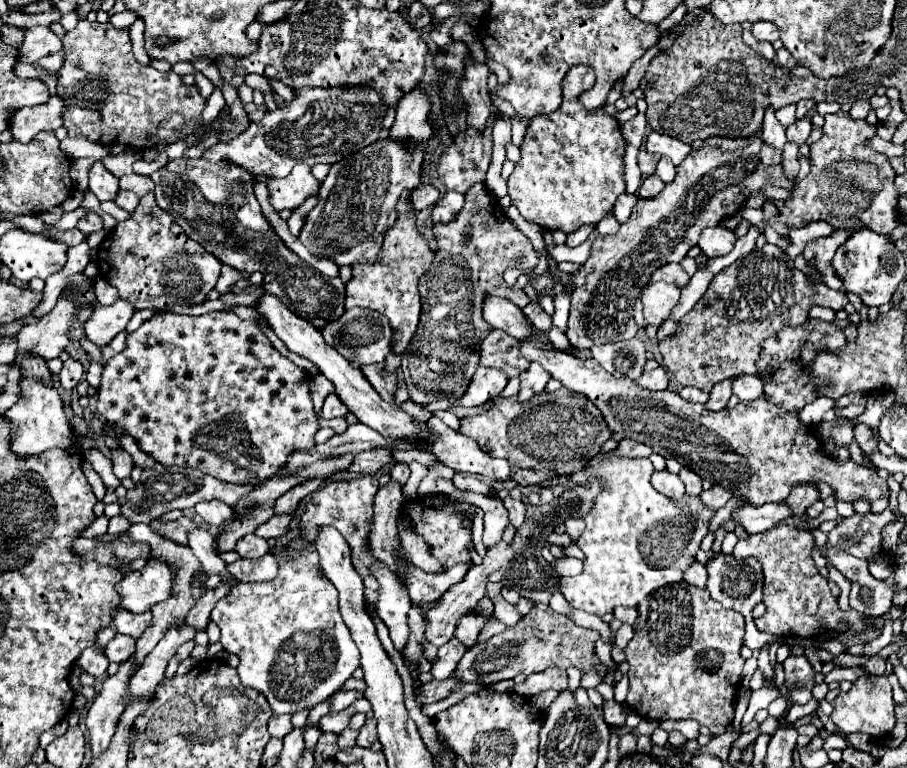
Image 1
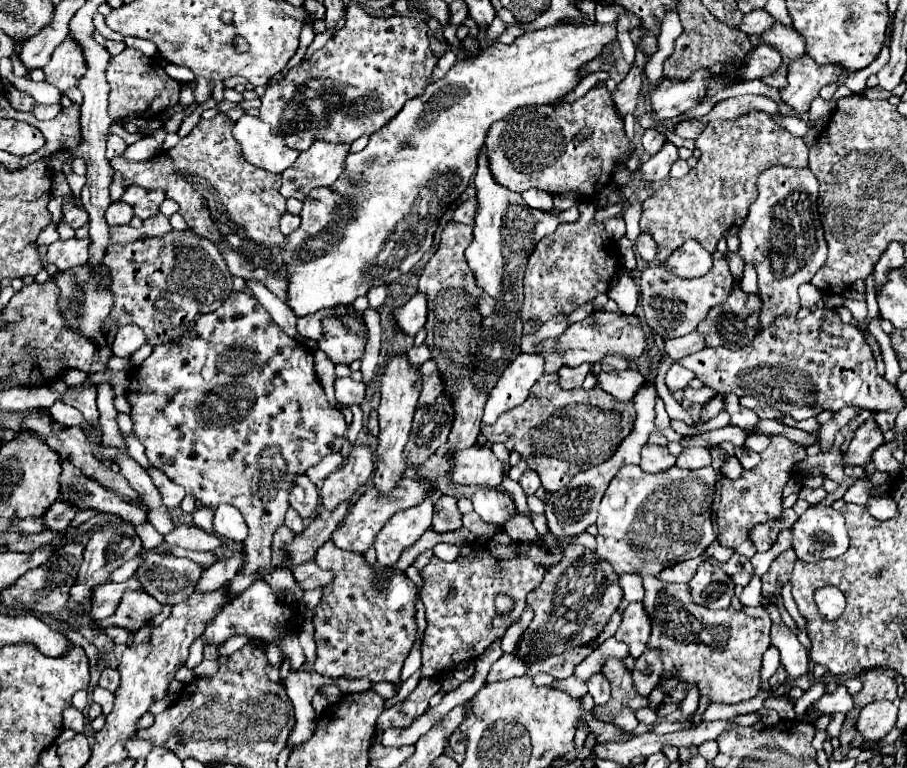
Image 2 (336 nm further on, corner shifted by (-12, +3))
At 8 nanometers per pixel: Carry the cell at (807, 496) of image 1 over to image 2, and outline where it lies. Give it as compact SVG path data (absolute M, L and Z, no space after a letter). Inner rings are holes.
M872 413L872 417L868 417L868 419L856 429L854 439L852 439L850 445L848 445L848 451L844 453L844 465L858 465L858 463L860 463L860 465L866 465L866 463L870 461L872 451L878 449L882 443L884 443L884 435L882 435L882 431L878 429L878 425L876 425L876 421L874 421L874 413Z

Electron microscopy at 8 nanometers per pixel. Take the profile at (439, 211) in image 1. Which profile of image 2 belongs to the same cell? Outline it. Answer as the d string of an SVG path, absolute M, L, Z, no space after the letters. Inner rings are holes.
M476 197L462 201L456 211L454 211L454 221L464 223L464 225L474 225L474 217L476 217L476 209L478 209L478 201Z

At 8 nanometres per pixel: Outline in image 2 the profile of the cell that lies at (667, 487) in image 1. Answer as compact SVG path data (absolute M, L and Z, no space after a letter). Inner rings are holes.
M644 445L644 449L640 451L640 467L648 473L660 473L666 471L668 467L672 467L676 463L676 457L668 453L666 447L662 445Z

